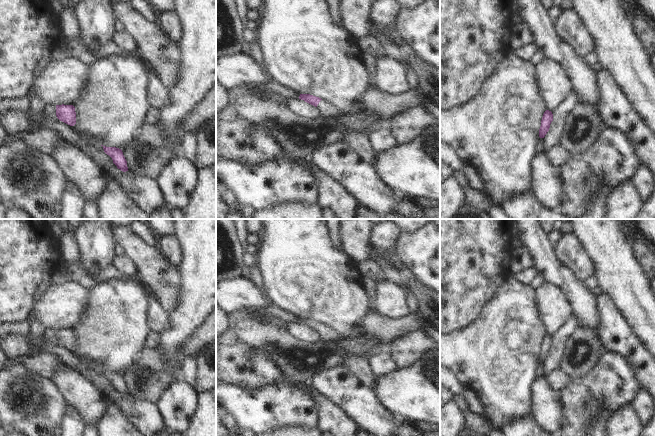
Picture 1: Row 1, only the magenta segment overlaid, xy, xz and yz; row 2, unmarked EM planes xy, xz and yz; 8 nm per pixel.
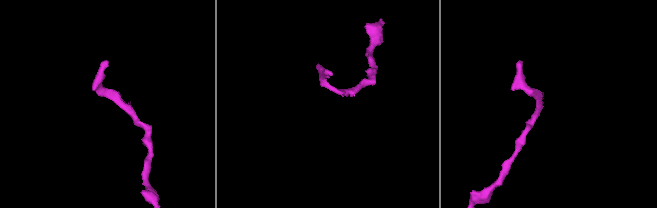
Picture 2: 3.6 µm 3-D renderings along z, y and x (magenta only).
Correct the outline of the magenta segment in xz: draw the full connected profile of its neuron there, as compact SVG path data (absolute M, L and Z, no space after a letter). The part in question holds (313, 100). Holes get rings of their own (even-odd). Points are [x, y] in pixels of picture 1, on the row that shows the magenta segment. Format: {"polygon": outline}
{"polygon": "M300 94L299 99L317 107L320 112L320 116L324 117L336 117L339 110L333 106L330 102L323 100L319 97L310 94Z"}

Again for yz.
{"polygon": "M546 110L543 114L542 120L541 120L541 126L539 129L539 137L544 138L547 132L549 131L550 124L553 121L553 114L551 111Z"}

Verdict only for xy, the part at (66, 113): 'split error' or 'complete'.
complete

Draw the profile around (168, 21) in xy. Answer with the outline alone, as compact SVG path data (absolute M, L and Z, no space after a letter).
M174 10L157 13L159 27L175 42L181 38L181 23Z

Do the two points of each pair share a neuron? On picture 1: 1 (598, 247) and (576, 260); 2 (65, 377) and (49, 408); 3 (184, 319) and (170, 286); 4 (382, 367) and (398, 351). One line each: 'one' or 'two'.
1: two
2: two
3: two
4: two

